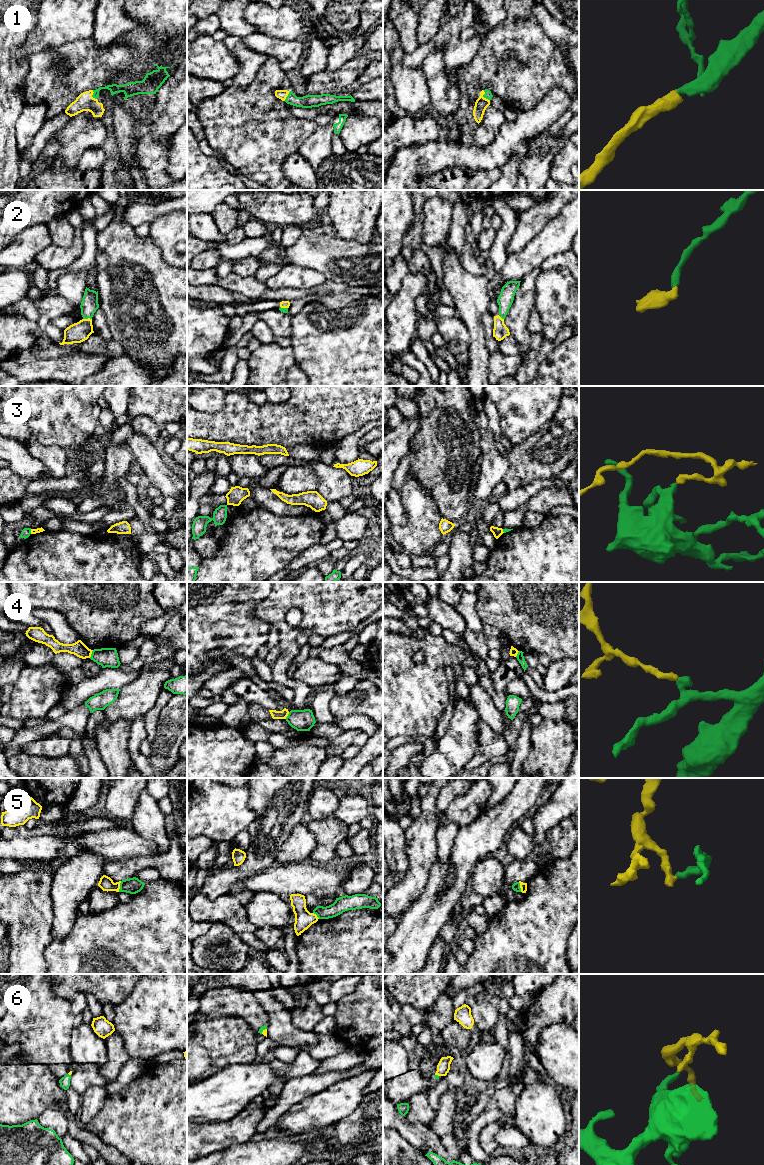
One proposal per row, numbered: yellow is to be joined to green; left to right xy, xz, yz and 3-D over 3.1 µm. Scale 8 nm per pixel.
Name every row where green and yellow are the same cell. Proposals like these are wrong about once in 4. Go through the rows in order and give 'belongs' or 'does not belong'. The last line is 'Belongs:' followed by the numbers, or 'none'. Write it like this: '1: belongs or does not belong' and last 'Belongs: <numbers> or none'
1: belongs
2: belongs
3: does not belong
4: does not belong
5: does not belong
6: belongs
Belongs: 1, 2, 6

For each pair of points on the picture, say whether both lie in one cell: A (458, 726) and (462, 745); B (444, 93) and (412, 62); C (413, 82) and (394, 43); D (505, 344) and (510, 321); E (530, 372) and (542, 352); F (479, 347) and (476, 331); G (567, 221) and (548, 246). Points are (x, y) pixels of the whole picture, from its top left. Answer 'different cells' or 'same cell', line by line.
A: same cell
B: different cells
C: same cell
D: different cells
E: same cell
F: same cell
G: same cell

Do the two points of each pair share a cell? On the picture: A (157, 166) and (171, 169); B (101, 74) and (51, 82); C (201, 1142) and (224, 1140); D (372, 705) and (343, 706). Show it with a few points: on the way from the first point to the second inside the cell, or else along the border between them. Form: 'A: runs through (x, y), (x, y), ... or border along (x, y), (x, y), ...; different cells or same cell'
A: border along (168, 145), (166, 172), (172, 179); different cells
B: runs through (89, 74), (70, 74), (67, 77), (63, 77); same cell
C: runs through (207, 1140), (218, 1140); same cell
D: runs through (365, 705), (350, 706); same cell

